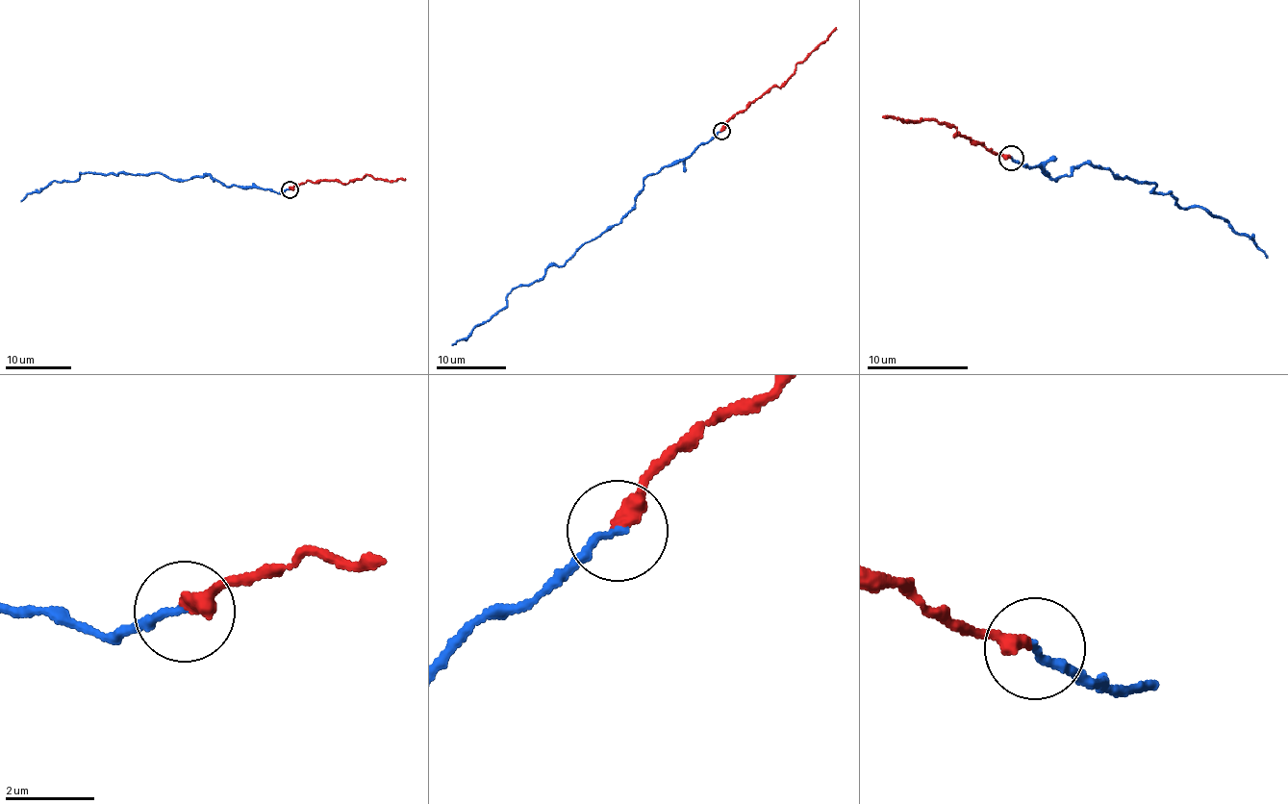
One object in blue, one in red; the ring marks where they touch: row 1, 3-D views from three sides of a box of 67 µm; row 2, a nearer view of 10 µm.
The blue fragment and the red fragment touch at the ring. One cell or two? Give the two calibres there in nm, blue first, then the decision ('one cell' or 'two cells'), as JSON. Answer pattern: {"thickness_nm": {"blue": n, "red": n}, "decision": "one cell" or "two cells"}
{"thickness_nm": {"blue": 180, "red": 360}, "decision": "one cell"}

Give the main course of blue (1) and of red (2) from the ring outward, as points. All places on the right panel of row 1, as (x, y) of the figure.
1: (1012, 159), (1039, 164), (1051, 181), (1084, 163), (1156, 183), (1152, 191), (1229, 222), (1267, 258)
2: (1009, 159), (967, 135), (953, 135), (957, 131), (932, 119), (897, 119), (882, 115)

